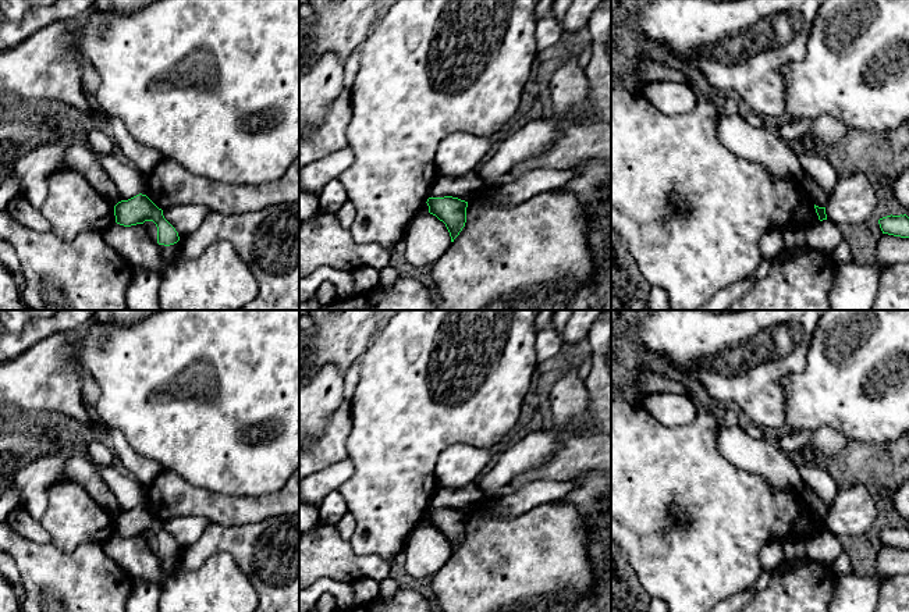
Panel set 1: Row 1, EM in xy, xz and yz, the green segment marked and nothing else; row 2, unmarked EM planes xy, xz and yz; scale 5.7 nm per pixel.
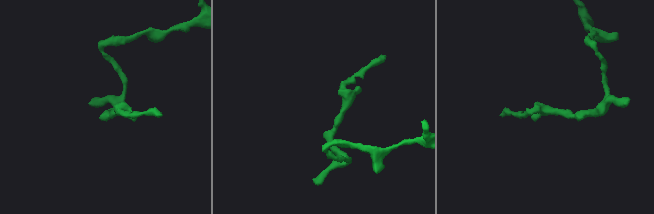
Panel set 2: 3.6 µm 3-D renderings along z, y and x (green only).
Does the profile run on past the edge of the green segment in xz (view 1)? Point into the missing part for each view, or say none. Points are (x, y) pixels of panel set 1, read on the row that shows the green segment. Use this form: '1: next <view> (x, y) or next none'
1: next none

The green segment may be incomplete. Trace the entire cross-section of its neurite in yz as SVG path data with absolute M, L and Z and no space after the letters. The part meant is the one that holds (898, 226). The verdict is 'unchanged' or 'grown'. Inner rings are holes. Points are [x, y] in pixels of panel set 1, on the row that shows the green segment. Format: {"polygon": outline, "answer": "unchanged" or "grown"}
{"polygon": "M906 214L883 217L878 224L883 234L909 238L909 217Z", "answer": "unchanged"}

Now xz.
{"polygon": "M452 196L429 198L429 213L443 221L450 232L451 242L459 235L466 223L468 202Z", "answer": "unchanged"}

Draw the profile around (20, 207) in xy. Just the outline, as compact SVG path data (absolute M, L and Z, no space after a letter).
M17 195L7 206L7 210L18 223L25 227L38 232L49 231L47 221L42 216L40 210L33 209L24 195Z

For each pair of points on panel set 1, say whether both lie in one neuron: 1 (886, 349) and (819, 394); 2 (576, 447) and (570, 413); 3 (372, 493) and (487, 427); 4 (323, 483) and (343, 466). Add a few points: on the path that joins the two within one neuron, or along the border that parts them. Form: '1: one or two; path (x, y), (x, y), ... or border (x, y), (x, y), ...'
1: one; path (869, 366), (852, 383), (835, 390)
2: one; path (576, 438), (571, 422)
3: one; path (401, 463), (437, 427), (458, 427)
4: one; path (327, 480), (338, 470)

